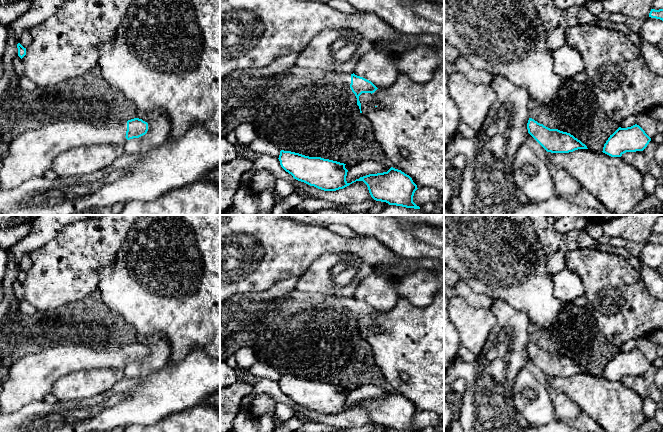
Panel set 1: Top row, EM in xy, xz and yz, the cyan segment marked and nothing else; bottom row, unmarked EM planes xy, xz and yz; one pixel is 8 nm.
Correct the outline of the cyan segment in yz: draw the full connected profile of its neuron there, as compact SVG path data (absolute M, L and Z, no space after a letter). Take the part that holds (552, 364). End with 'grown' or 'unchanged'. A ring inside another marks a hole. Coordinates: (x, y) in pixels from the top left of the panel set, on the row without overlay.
M529 342L528 357L547 375L551 377L569 377L578 373L588 373L585 368L567 356L550 353Z | unchanged

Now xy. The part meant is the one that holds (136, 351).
M139 342L120 347L91 348L86 346L60 345L43 352L29 354L11 365L2 383L0 394L0 414L8 414L22 409L32 402L42 401L51 393L53 384L61 377L79 370L110 368L122 372L133 362L139 362L148 355L148 347Z | grown

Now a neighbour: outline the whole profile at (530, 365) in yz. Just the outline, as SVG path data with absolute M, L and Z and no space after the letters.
M528 358L525 368L533 374L537 380L547 387L551 401L554 405L556 419L562 422L570 422L575 420L581 413L579 406L567 397L561 391L550 387L547 381L547 375L537 367L537 365Z

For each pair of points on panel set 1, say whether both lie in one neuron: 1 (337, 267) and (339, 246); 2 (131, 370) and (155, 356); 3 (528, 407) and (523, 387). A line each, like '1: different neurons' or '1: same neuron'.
1: different neurons
2: same neuron
3: same neuron

